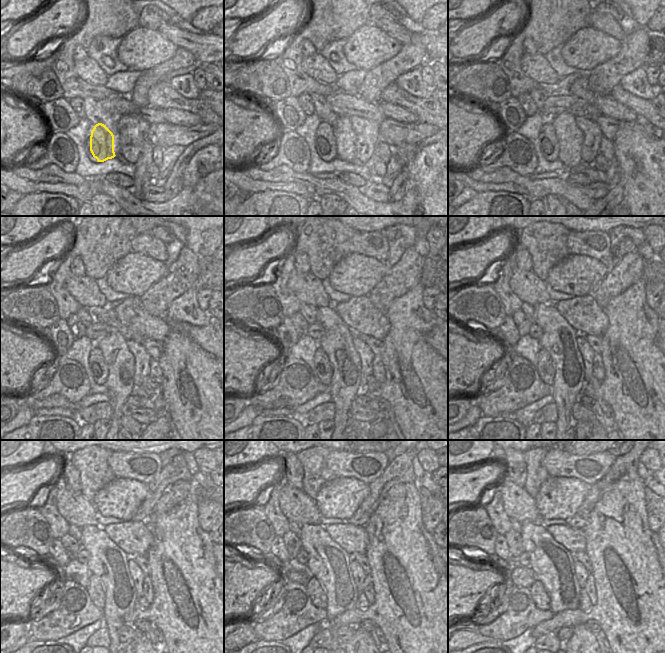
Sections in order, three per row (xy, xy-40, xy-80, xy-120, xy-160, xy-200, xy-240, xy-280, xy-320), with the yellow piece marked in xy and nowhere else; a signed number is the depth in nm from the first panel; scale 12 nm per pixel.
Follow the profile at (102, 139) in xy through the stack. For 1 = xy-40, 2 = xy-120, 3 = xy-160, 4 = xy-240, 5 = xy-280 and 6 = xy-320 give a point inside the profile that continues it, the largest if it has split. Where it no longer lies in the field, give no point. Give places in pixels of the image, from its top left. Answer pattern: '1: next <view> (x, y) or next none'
1: next xy-40 (325, 146)
2: next xy-120 (97, 363)
3: next xy-160 (323, 368)
4: next xy-240 (95, 591)
5: next xy-280 (318, 597)
6: next xy-320 (538, 593)

